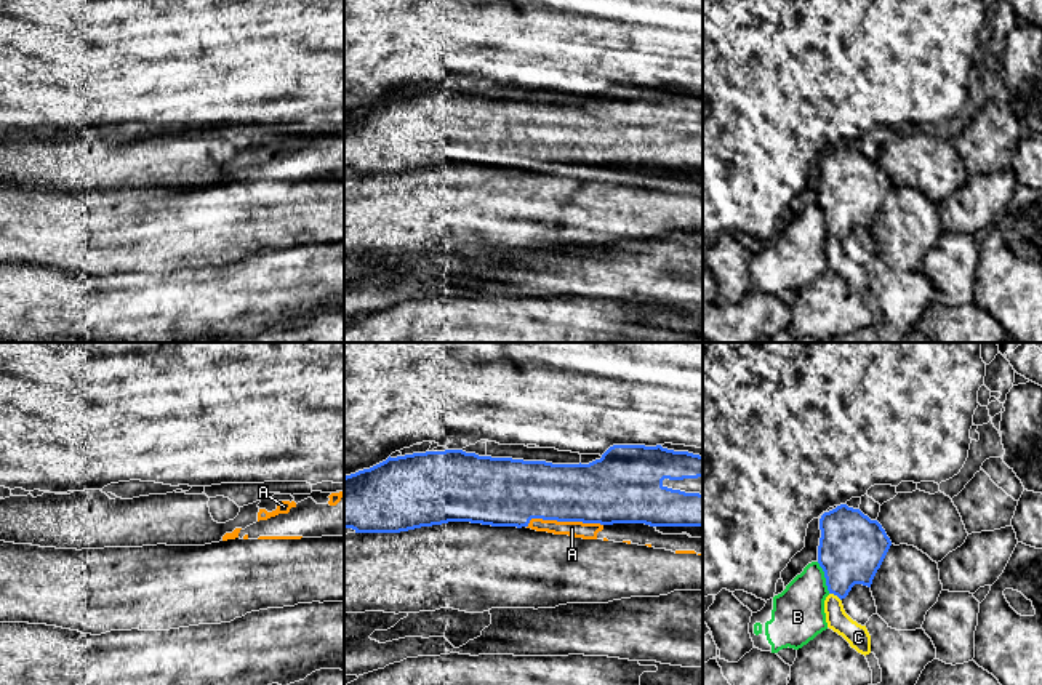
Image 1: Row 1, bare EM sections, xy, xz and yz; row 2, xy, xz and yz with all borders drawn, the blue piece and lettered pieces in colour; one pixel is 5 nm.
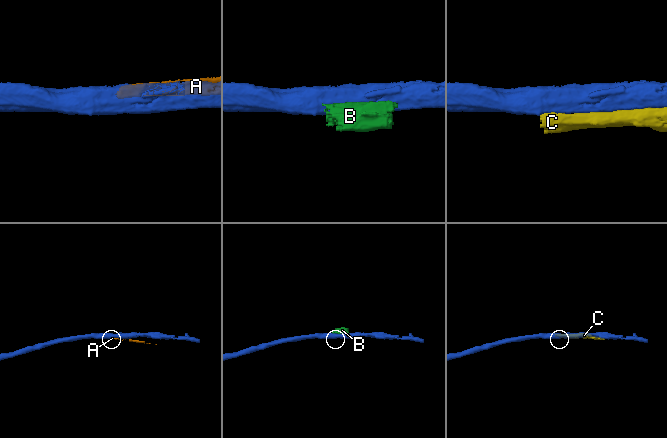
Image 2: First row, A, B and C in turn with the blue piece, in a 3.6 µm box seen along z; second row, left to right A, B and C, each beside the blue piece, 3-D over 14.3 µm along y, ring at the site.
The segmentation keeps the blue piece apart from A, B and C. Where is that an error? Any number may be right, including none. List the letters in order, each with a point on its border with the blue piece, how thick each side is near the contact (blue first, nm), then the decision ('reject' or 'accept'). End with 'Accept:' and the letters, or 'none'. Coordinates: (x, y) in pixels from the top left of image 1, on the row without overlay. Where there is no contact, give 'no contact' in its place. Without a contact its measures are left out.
A: contact xz (565, 162); calibres 320 and 80 nm; reject
B: contact yz (825, 218); calibres 340 and 260 nm; reject
C: contact yz (836, 236); calibres 340 and 120 nm; reject
Accept: none

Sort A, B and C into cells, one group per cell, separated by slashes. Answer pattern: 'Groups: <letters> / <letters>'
Groups: A / B / C

